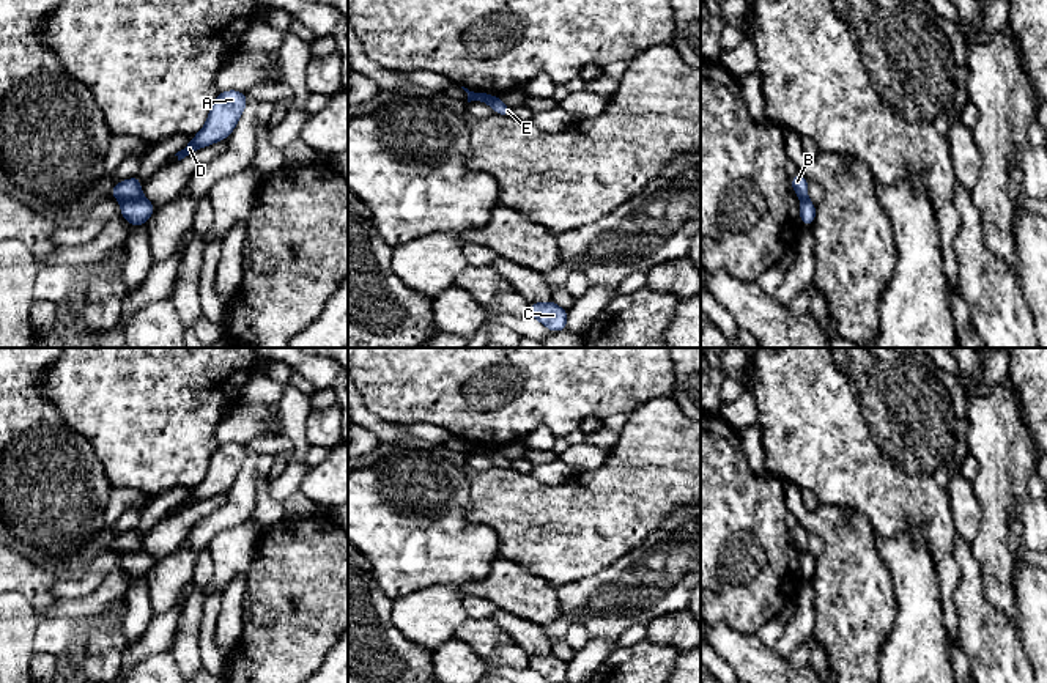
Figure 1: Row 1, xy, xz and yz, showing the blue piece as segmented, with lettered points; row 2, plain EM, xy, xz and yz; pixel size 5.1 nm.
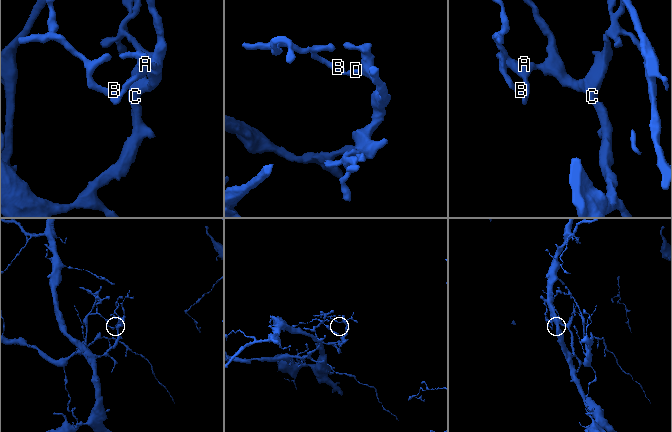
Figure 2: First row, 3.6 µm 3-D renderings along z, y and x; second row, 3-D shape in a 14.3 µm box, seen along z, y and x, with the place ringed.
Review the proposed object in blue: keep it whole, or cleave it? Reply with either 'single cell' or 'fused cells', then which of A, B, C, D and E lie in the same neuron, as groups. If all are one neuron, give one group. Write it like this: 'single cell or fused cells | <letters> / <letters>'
fused cells | A C D E / B

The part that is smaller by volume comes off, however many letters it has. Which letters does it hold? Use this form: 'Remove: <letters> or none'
Remove: B

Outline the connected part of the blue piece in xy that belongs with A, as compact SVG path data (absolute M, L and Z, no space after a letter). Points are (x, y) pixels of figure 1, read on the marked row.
M238 90L220 91L211 104L205 126L194 135L194 138L175 156L178 161L195 153L200 148L222 142L235 131L244 109L247 105L247 94Z

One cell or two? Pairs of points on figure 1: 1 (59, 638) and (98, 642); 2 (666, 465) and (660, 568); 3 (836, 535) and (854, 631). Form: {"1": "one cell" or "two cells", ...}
{"1": "two cells", "2": "two cells", "3": "one cell"}

